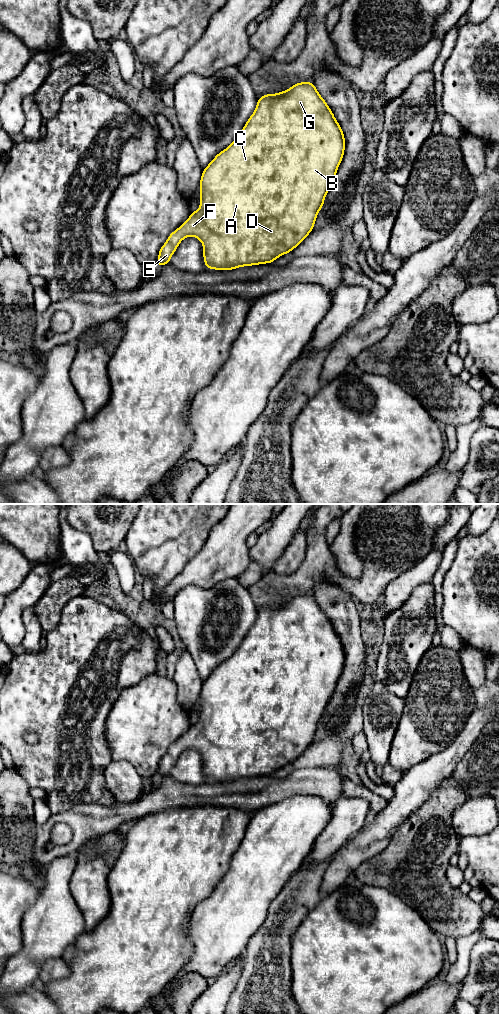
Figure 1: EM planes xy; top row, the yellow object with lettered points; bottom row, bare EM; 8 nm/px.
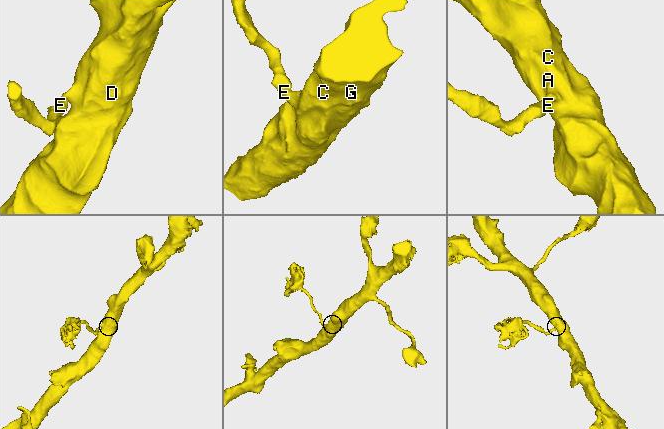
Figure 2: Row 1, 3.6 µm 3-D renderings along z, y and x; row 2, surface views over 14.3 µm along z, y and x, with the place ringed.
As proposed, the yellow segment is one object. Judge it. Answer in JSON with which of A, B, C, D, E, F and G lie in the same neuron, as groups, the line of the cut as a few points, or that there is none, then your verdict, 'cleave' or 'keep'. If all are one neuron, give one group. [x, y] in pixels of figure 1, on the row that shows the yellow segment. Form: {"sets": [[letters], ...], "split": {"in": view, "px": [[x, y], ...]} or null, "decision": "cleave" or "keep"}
{"sets": [["A", "B", "C", "D", "E", "F", "G"]], "split": null, "decision": "keep"}

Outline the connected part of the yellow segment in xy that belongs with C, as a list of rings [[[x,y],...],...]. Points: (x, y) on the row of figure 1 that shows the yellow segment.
[[[300,82],[291,88],[276,94],[265,94],[258,98],[255,111],[244,125],[240,134],[226,149],[218,153],[215,158],[203,169],[200,180],[200,207],[193,211],[190,217],[175,231],[173,231],[164,245],[160,248],[157,267],[169,264],[172,255],[180,242],[189,236],[194,236],[203,244],[203,258],[207,269],[233,270],[243,266],[252,266],[273,263],[275,259],[290,253],[296,248],[314,229],[318,212],[322,209],[326,194],[336,177],[336,172],[342,161],[345,151],[345,137],[341,126],[334,117],[333,112],[325,100],[320,96],[315,84]]]

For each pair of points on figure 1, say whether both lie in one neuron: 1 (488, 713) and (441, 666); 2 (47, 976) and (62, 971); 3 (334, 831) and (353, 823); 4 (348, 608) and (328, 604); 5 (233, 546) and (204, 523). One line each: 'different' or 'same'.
1: different
2: same
3: same
4: same
5: different

